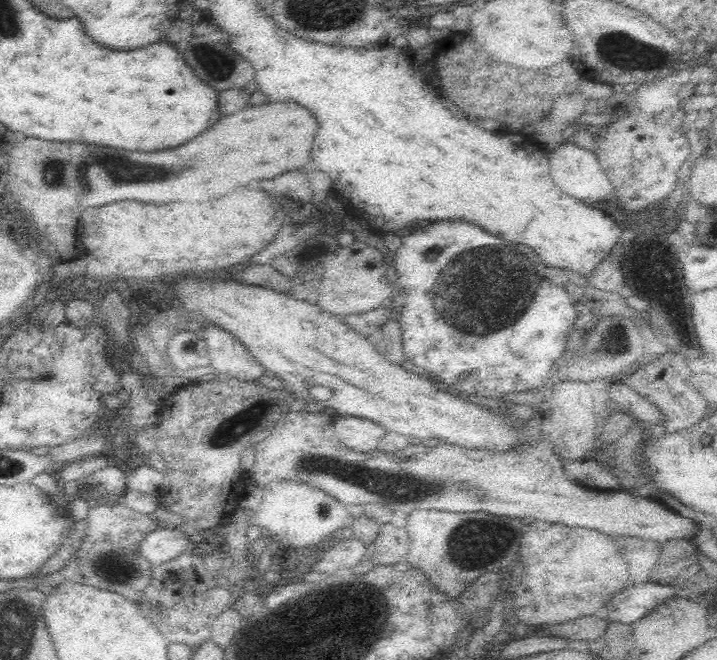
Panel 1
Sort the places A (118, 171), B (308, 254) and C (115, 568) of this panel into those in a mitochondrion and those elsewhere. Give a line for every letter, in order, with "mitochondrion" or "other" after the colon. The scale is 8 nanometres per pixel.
A: mitochondrion
B: other
C: mitochondrion

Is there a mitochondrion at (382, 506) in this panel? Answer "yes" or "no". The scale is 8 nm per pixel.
no

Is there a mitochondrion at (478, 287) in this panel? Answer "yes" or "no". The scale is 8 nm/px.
yes

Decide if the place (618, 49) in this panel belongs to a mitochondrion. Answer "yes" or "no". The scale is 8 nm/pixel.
yes

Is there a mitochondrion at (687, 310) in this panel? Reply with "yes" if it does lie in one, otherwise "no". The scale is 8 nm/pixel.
no

